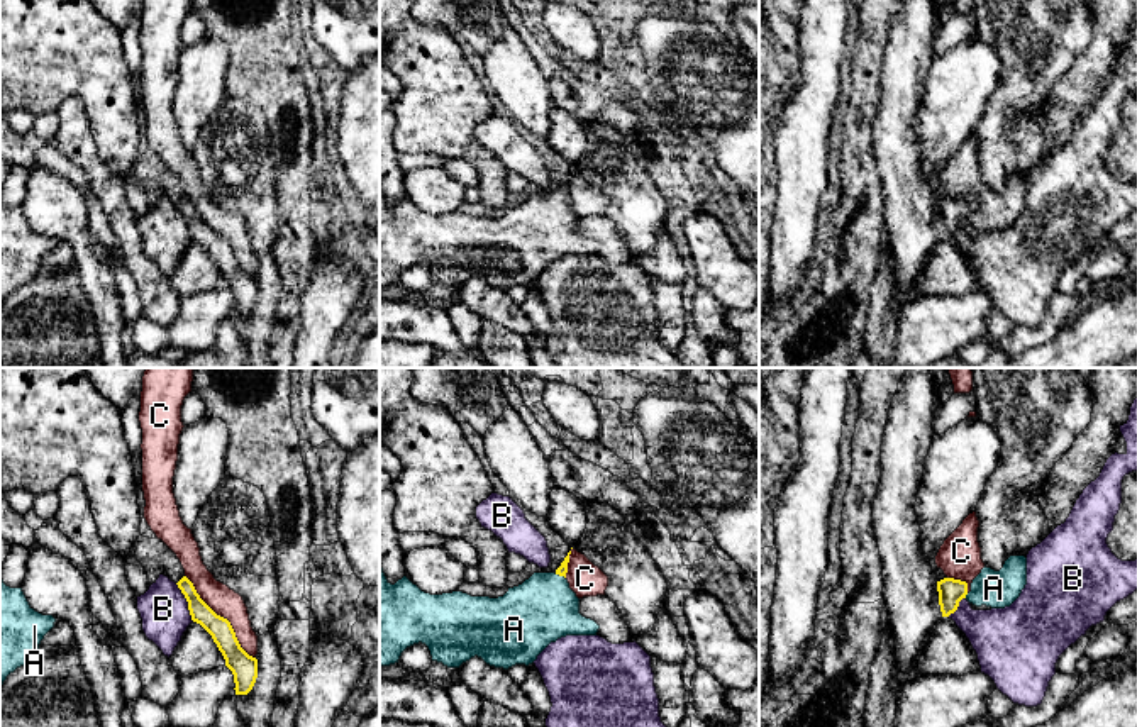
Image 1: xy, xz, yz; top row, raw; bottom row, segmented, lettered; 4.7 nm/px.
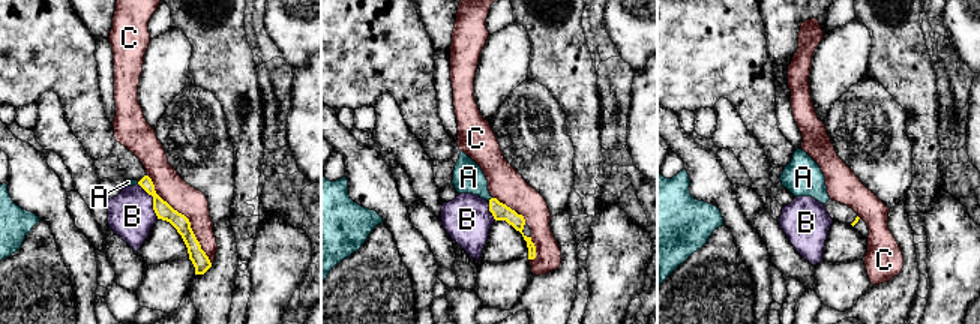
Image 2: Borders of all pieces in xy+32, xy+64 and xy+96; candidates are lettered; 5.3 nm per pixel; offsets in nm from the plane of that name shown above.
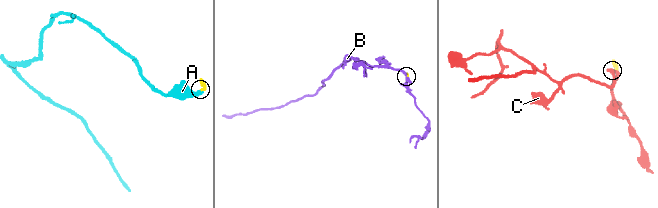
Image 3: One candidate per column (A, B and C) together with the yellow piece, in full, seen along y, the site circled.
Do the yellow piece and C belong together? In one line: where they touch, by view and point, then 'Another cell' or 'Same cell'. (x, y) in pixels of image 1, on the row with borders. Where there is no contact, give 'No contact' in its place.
Touches yellow at xy (222, 617). Another cell

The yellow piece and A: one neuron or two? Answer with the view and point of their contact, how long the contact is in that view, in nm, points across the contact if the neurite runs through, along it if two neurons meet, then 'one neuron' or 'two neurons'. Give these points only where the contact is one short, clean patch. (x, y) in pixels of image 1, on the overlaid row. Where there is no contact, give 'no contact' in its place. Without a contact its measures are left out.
meets yellow in xz at (560, 575); contact 60 nm long; runs through xz (563, 568), (560, 575), (543, 609); one neuron

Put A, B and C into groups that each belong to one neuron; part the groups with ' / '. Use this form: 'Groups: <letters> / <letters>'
Groups: A / B / C

